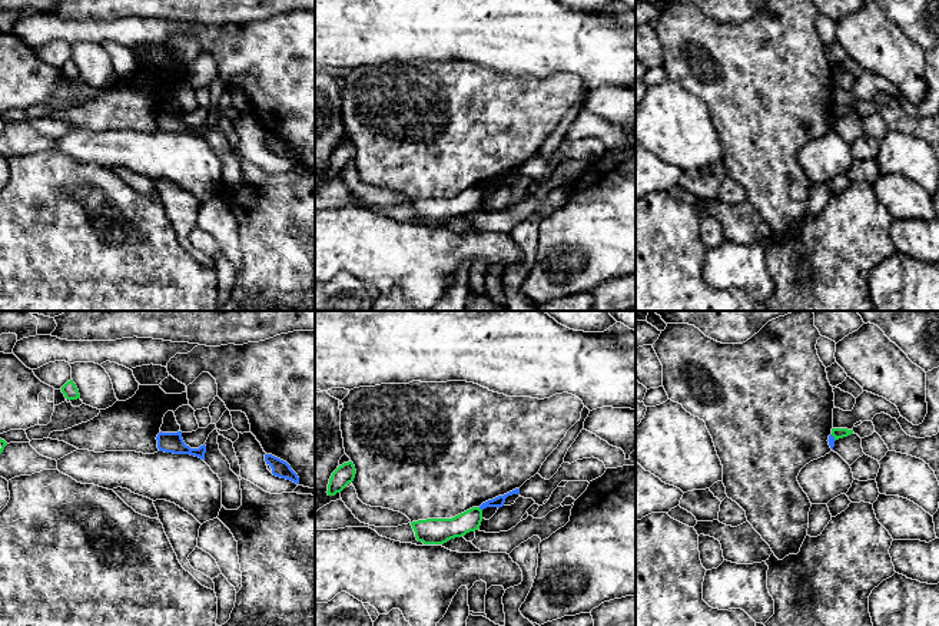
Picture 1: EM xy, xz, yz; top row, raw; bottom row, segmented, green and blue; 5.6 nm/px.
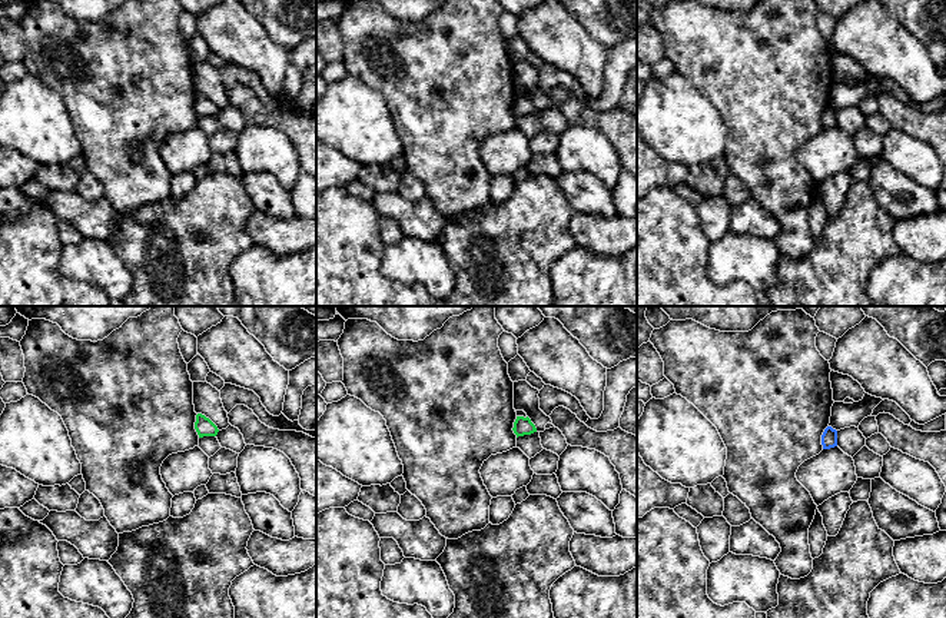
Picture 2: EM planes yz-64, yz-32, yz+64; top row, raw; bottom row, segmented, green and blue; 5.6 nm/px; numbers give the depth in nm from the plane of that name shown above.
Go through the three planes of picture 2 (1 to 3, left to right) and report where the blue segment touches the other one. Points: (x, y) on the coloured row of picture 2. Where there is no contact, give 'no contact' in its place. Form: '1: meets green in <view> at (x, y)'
1: no contact
2: no contact
3: no contact

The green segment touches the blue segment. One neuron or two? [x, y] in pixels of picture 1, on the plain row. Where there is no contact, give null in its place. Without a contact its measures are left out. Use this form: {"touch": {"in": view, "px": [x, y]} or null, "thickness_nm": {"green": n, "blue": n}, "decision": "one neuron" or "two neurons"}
{"touch": {"in": "xz", "px": [480, 188]}, "thickness_nm": {"green": 140, "blue": 70}, "decision": "two neurons"}

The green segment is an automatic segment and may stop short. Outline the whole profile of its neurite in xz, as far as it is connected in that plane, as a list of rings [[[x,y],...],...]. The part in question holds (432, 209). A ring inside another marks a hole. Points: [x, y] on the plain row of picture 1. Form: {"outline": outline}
{"outline": [[[472,186],[452,198],[427,198],[412,201],[418,221],[424,223],[444,223],[451,218],[462,216],[470,211],[480,208],[482,201],[482,189]]]}

